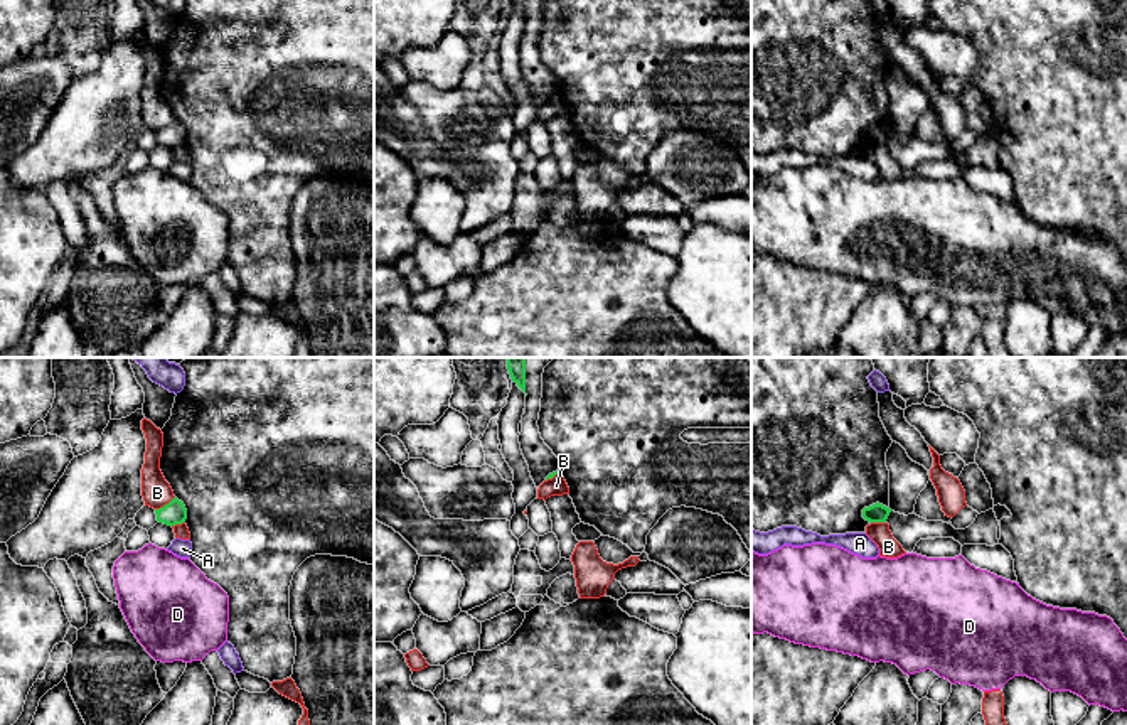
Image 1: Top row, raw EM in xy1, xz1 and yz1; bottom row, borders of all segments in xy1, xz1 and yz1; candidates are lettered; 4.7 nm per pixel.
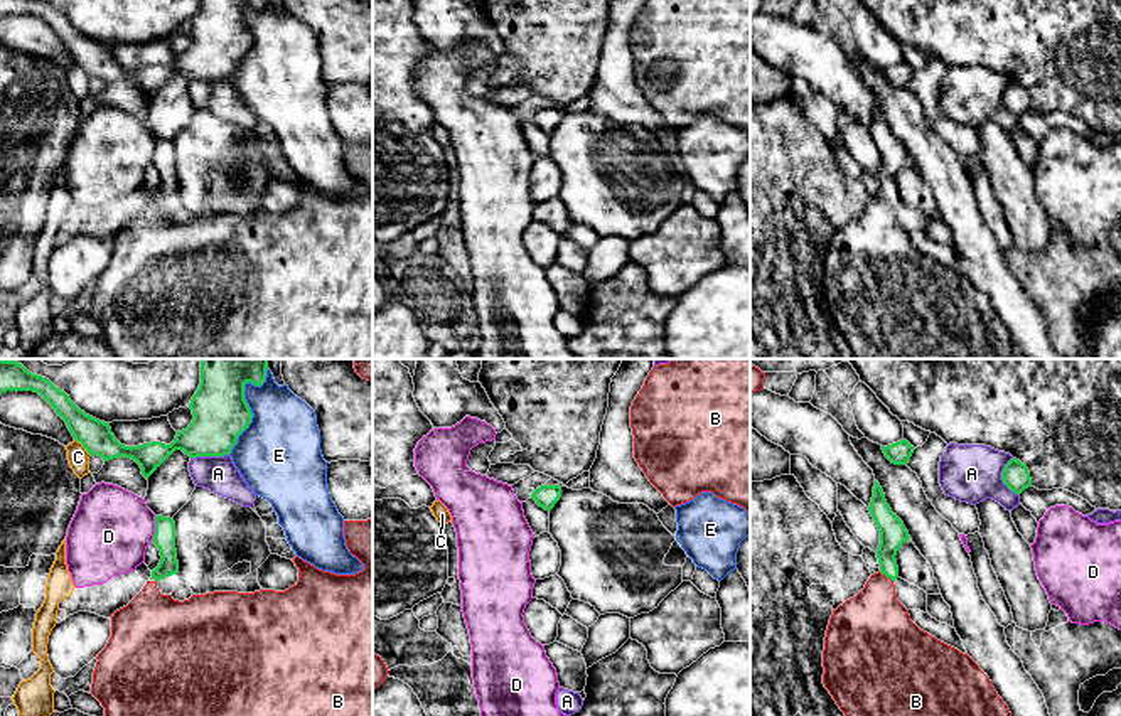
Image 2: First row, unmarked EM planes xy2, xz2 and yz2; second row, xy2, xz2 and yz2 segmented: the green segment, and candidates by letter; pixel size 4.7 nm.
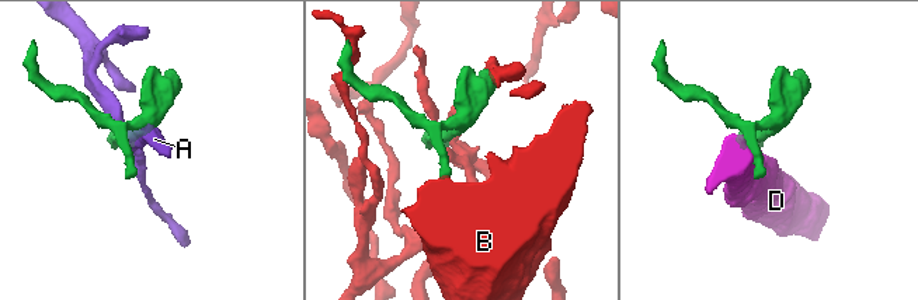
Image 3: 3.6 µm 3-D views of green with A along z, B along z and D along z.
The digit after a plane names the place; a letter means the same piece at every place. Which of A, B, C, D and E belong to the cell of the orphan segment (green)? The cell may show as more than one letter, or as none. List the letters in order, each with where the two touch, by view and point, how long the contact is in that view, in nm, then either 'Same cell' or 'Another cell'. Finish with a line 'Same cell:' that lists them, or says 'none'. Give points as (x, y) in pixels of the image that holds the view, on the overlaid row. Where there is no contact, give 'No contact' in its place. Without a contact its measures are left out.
A: Touches green at yz2 (1002, 477). Shared border 190 nm. Another cell
B: Touches green at xy1 (165, 504). Shared border 120 nm. Same cell
C: Touches green at xy2 (83, 445). Shared border 120 nm. Another cell
D: Touches green at xy2 (155, 529). Shared border 130 nm. Another cell
E: Touches green at xy2 (246, 403). Shared border 460 nm. Another cell
Same cell: B

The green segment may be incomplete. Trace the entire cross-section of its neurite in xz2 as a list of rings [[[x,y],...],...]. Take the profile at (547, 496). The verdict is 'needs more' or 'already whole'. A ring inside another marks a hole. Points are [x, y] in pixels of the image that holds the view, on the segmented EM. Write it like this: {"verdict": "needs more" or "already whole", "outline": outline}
{"verdict": "already whole", "outline": [[[541,485],[531,494],[531,499],[534,499],[536,504],[544,510],[551,510],[555,504],[560,500],[560,497],[561,497],[560,485]]]}

